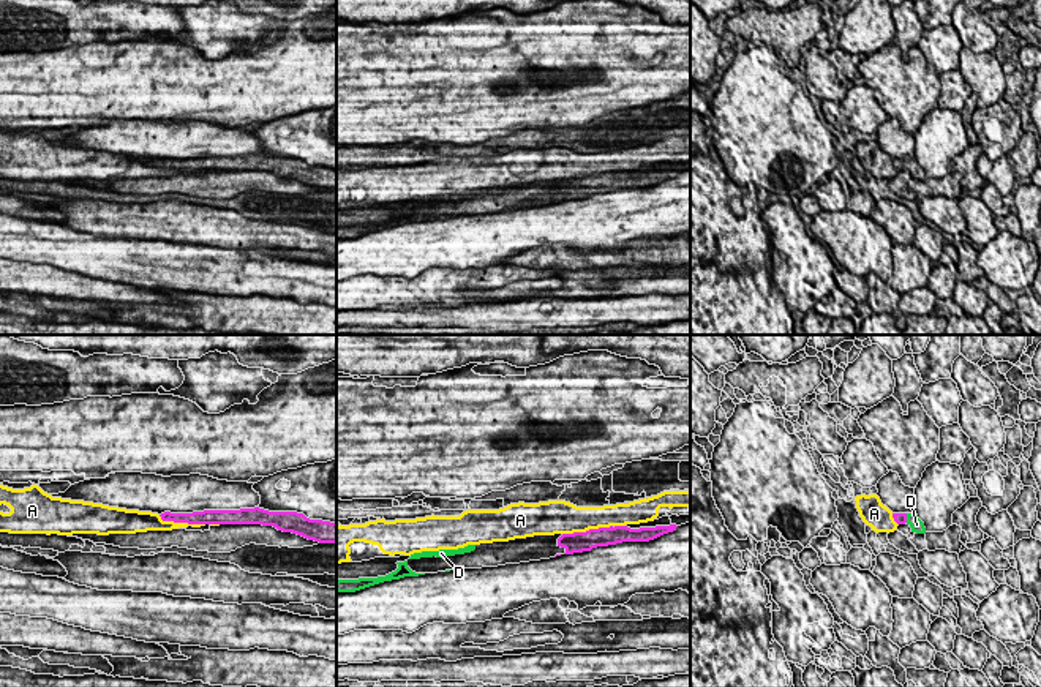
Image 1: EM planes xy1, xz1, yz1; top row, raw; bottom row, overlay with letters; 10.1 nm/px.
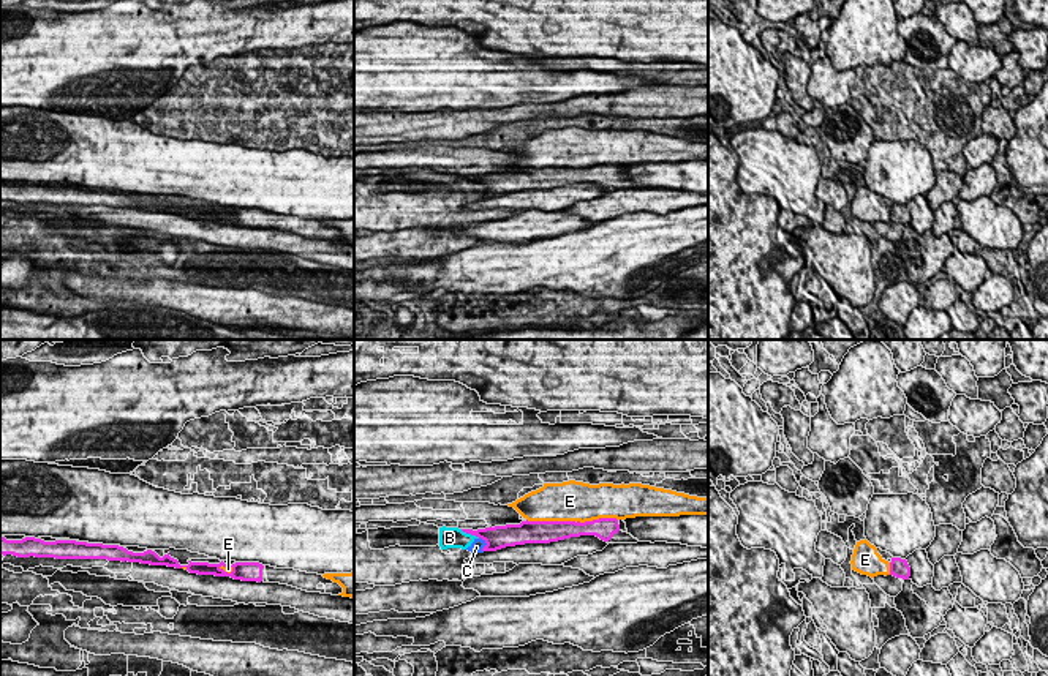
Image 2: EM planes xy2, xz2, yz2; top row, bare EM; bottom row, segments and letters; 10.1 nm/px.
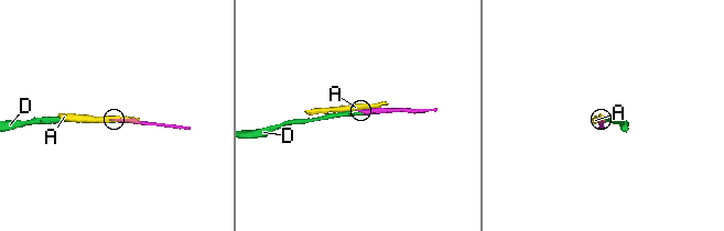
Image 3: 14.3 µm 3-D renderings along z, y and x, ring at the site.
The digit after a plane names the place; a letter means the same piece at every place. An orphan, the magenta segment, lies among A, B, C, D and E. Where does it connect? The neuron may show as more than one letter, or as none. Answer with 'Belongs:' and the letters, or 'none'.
Belongs: D

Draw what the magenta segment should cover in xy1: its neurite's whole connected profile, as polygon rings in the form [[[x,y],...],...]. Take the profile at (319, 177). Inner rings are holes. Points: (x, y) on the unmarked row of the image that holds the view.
[[[259,153],[240,156],[204,156],[160,161],[163,167],[188,171],[262,171],[292,178],[319,190],[336,190],[336,169],[310,166],[297,158],[269,158]]]

